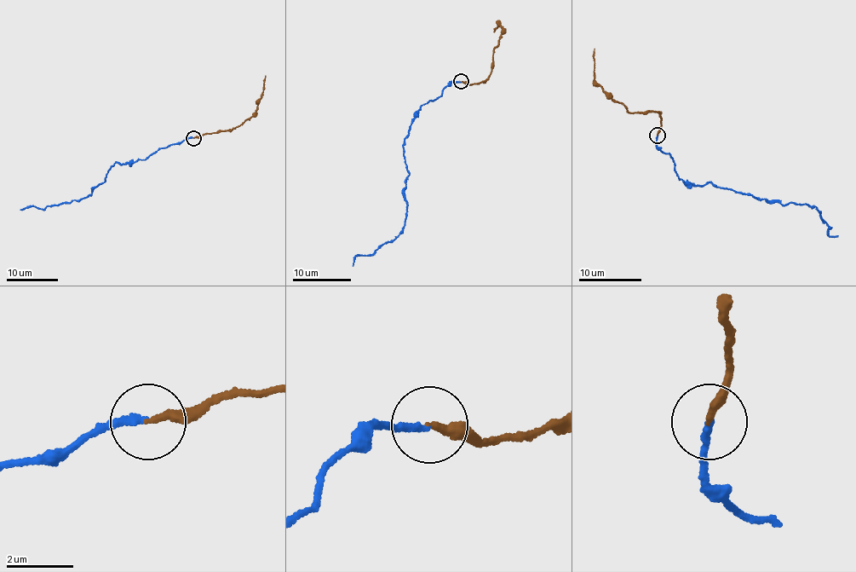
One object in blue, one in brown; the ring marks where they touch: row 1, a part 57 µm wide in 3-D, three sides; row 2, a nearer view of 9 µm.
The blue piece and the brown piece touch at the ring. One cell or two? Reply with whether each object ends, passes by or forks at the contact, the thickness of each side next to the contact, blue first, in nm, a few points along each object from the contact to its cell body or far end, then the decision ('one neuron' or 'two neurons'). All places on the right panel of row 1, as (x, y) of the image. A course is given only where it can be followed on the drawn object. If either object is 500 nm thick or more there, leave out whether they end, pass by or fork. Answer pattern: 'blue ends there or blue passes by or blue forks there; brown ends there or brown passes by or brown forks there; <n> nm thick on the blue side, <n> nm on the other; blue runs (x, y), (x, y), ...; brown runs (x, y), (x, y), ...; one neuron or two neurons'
blue ends there; brown ends there; 200 nm thick on the blue side, 220 nm on the other; blue runs (657, 135), (657, 147), (669, 153), (686, 182), (812, 206), (830, 235), (837, 236); brown runs (657, 135), (663, 118), (656, 111), (628, 112), (624, 105), (607, 96), (594, 78), (594, 49); one neuron

